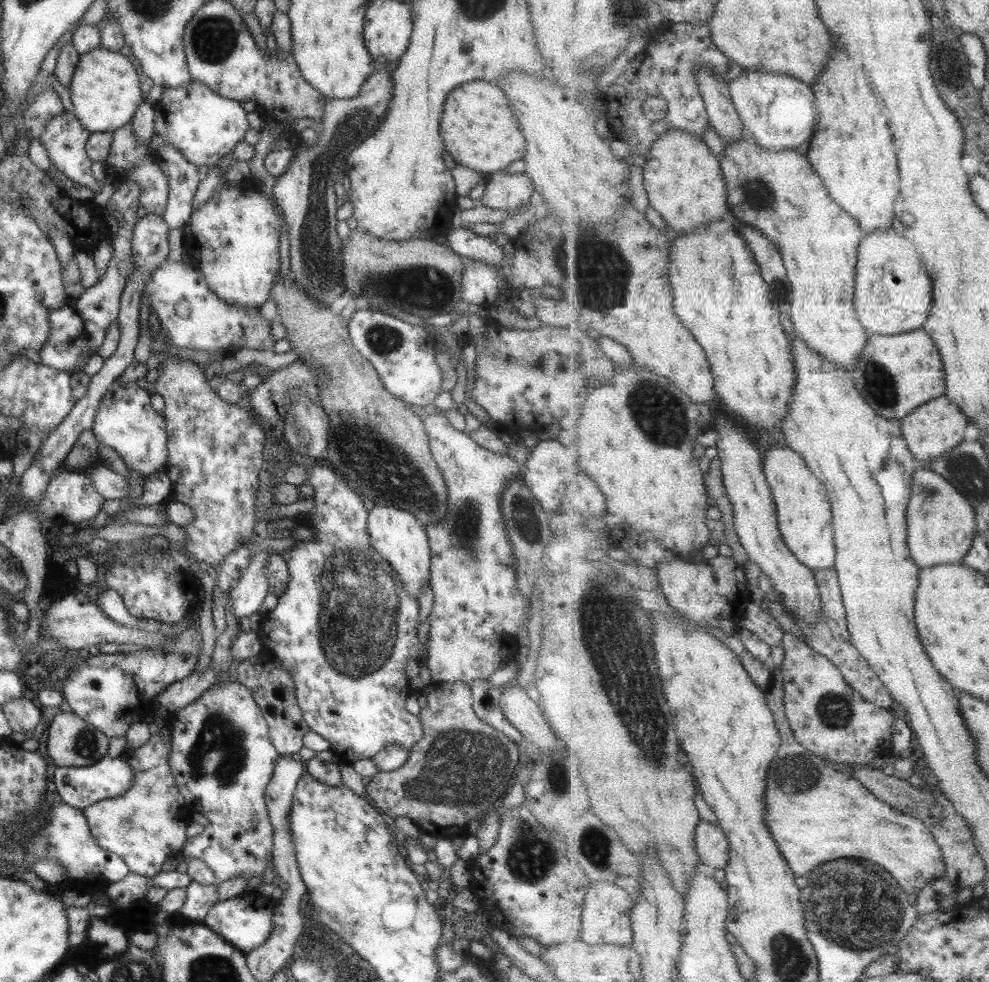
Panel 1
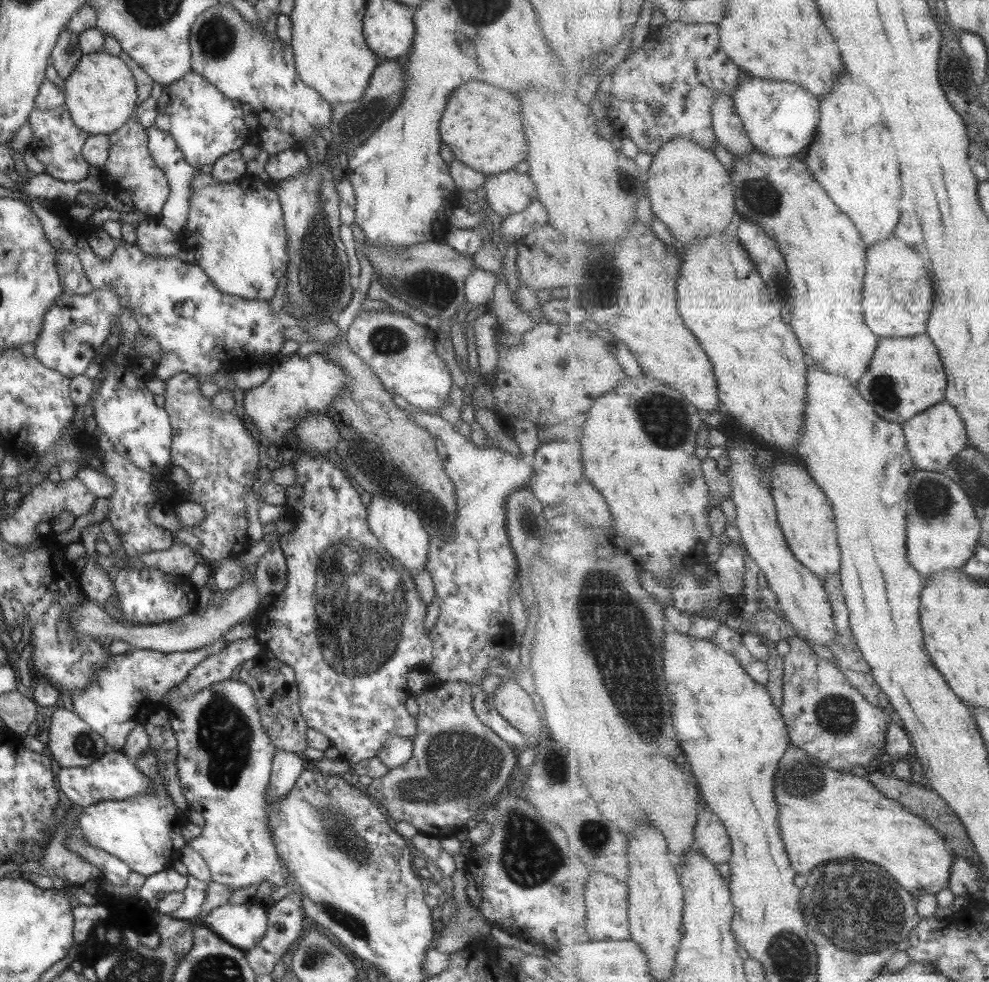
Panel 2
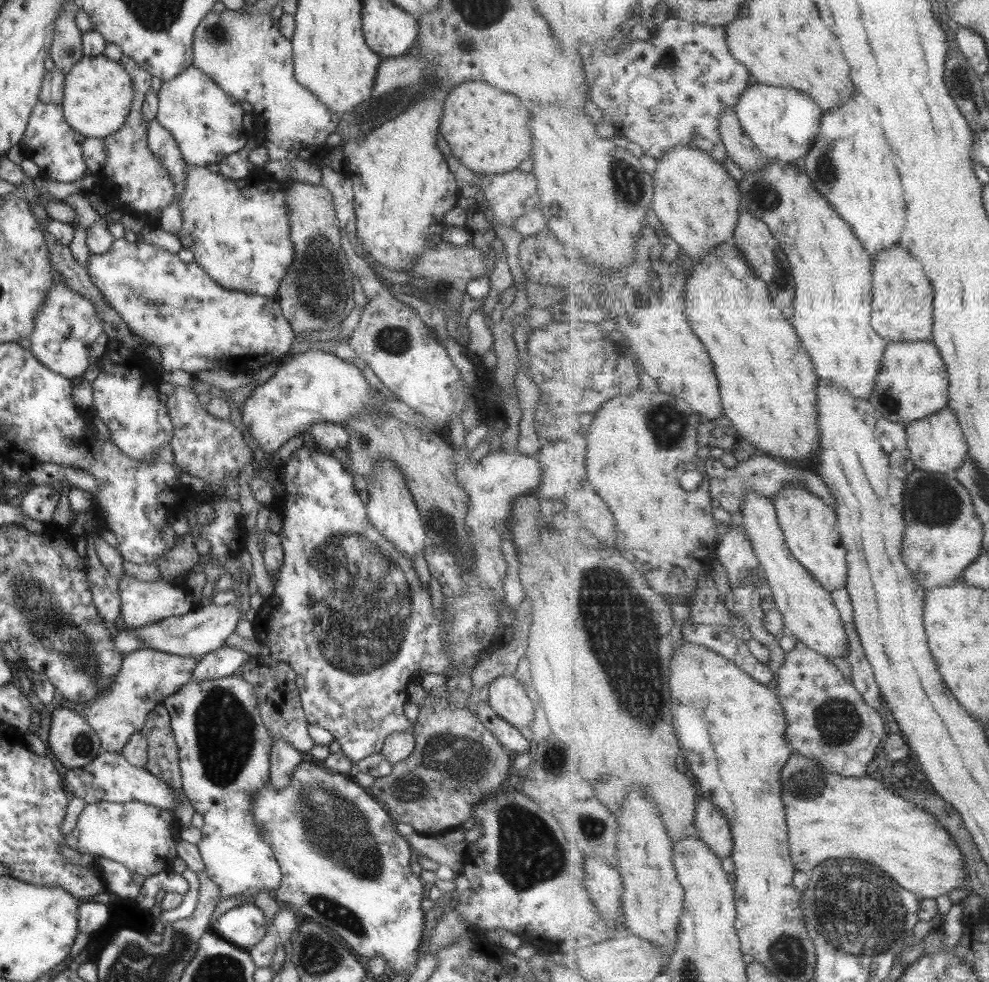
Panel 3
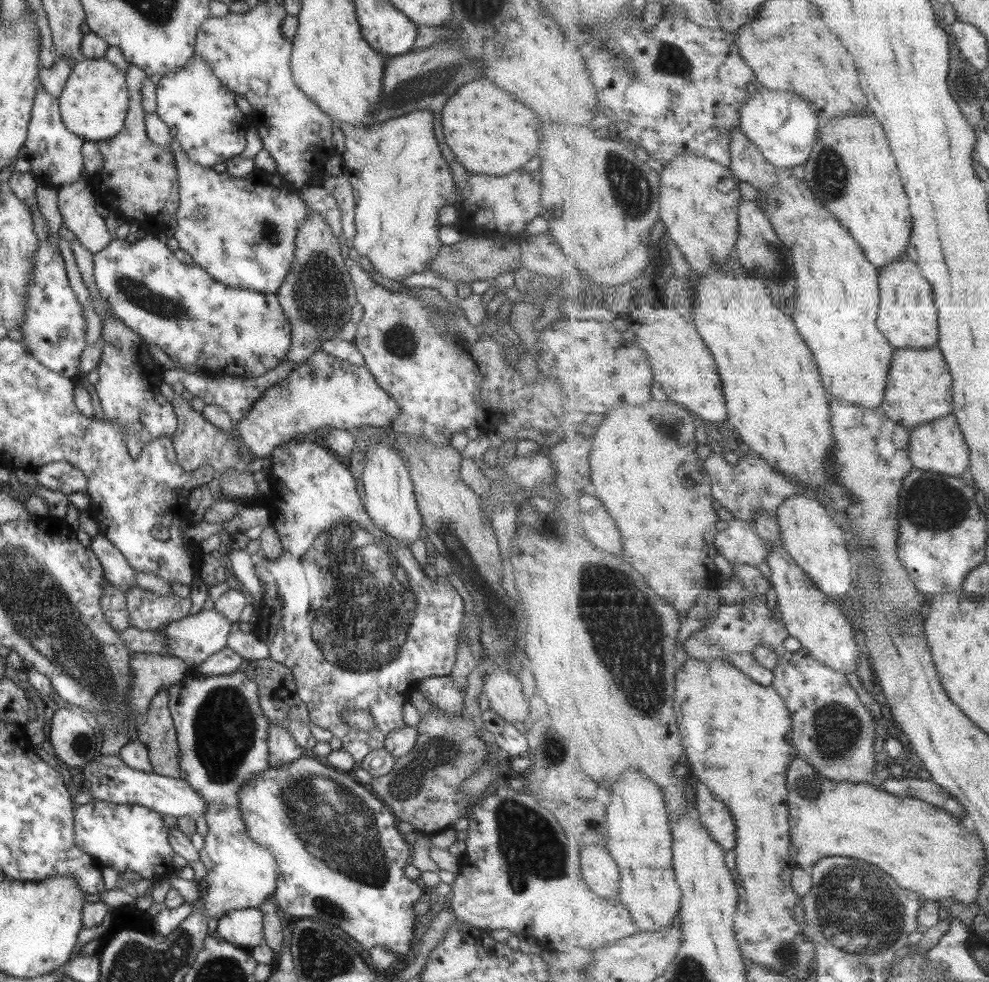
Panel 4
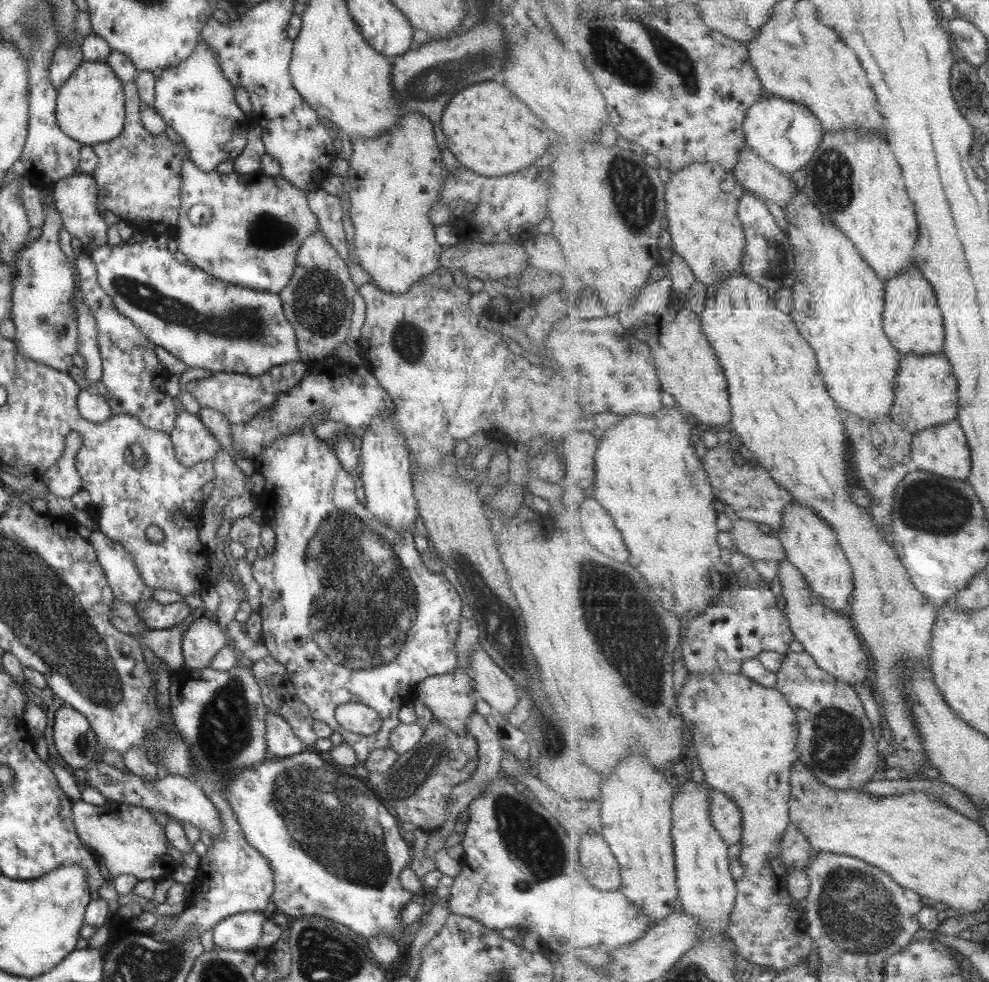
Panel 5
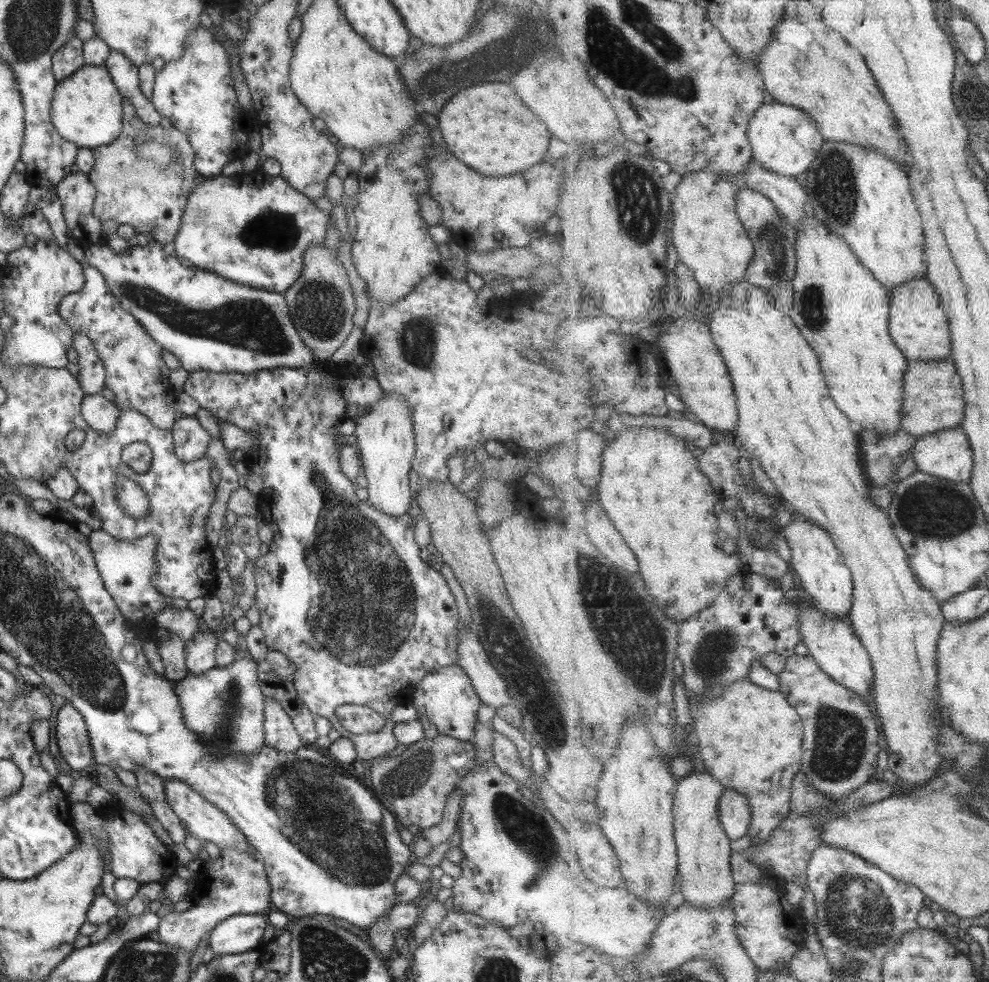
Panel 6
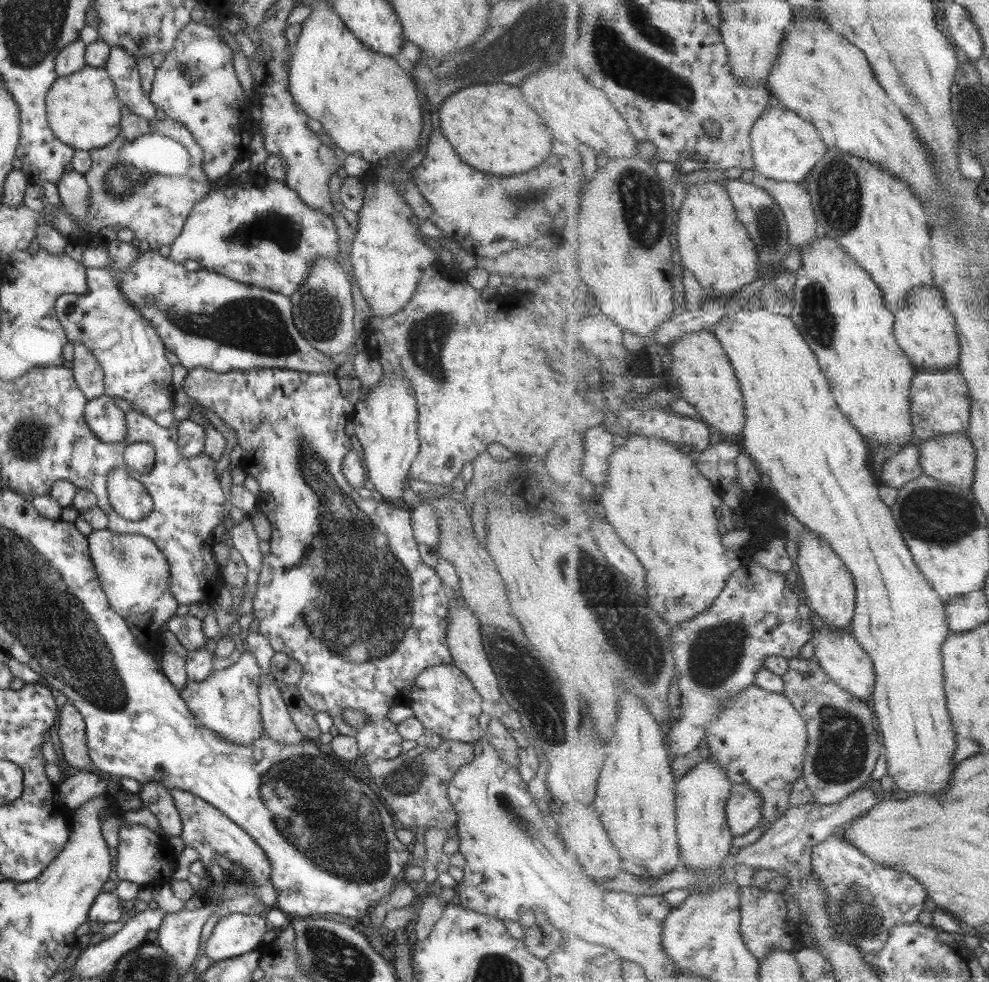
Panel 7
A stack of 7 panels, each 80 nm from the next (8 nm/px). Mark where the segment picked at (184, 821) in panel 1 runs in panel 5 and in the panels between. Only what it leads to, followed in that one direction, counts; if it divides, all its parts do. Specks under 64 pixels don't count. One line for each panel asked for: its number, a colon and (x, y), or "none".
2: (144, 832)
3: (141, 837)
4: (126, 837)
5: (128, 839)

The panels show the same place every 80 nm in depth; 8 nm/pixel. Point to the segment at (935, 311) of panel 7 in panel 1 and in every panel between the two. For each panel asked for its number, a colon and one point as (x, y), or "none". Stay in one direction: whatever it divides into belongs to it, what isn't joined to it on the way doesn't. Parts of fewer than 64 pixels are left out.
1: (895, 294)
2: (899, 292)
3: (903, 296)
4: (909, 318)
5: (914, 322)
6: (919, 325)

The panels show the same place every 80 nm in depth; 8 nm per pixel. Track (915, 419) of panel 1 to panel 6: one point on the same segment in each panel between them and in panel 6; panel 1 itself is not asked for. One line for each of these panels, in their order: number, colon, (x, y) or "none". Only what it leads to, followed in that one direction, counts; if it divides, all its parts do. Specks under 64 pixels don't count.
2: (937, 435)
3: (938, 444)
4: (940, 446)
5: (944, 450)
6: (948, 454)

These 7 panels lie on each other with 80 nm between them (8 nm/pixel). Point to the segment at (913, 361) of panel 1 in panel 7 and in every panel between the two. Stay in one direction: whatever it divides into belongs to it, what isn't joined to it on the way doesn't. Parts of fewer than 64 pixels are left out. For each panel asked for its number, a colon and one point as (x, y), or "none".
2: (907, 376)
3: (914, 383)
4: (919, 390)
5: (927, 391)
6: (934, 398)
7: (941, 404)

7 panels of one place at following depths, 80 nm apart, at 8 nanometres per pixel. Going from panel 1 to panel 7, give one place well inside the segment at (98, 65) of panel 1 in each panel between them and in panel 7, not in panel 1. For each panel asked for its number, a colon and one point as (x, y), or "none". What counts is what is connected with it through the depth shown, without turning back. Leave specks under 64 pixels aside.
2: (100, 94)
3: (97, 95)
4: (93, 104)
5: (89, 108)
6: (86, 109)
7: (82, 110)

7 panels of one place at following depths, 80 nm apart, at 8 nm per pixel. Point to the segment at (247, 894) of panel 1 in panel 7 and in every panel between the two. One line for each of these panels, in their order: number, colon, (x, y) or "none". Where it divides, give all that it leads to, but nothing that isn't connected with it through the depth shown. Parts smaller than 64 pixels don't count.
2: (243, 925)
3: (243, 926)
4: (243, 928)
5: (242, 931)
6: (243, 932)
7: (235, 934)

